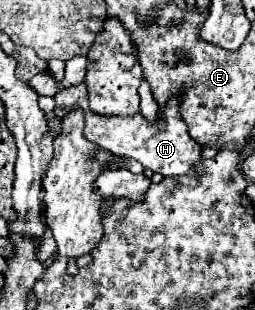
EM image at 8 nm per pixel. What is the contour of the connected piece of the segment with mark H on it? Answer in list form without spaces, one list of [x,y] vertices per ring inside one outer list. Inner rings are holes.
[[[81,83],[80,86],[62,90],[54,96],[56,100],[56,108],[54,108],[54,116],[58,120],[62,120],[72,108],[74,104],[82,108],[84,112],[84,138],[94,142],[96,146],[110,150],[116,156],[124,156],[124,158],[134,158],[138,160],[144,168],[152,170],[152,172],[160,172],[162,176],[182,176],[188,174],[190,170],[194,170],[194,164],[200,162],[200,146],[188,136],[186,124],[182,122],[182,116],[178,114],[178,106],[182,102],[182,98],[178,98],[176,94],[166,102],[166,108],[162,110],[162,118],[160,114],[156,116],[154,122],[148,122],[142,112],[136,112],[132,116],[100,116],[94,114],[89,108],[89,100],[85,93],[86,85]]]

